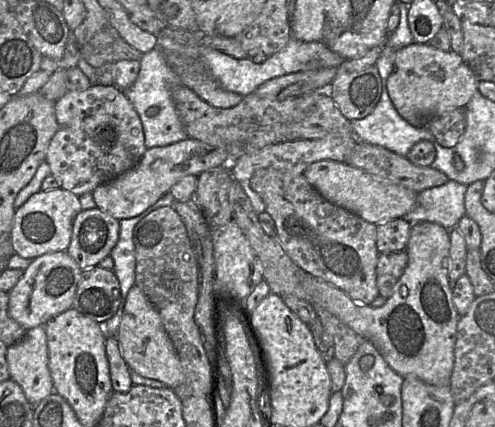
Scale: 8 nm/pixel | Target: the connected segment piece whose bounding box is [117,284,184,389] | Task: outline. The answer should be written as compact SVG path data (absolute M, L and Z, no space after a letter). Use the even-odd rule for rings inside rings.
M133 285L127 295L123 316L117 331L122 357L129 369L145 378L161 381L174 389L184 382L184 374L176 350L167 335L160 315L143 291Z

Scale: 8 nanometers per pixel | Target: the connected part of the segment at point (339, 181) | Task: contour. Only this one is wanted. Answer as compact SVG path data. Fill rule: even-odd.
M320 160L310 164L303 175L307 182L327 201L372 224L405 217L415 207L417 201L415 192L374 177L348 163Z

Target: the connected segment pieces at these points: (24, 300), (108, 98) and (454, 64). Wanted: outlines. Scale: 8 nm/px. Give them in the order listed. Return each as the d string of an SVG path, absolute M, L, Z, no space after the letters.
M67 251L48 253L33 259L8 292L9 316L27 330L45 326L50 319L72 308L82 271Z
M93 84L83 91L68 90L55 102L58 129L47 149L45 161L51 174L60 181L60 187L80 196L91 193L97 186L108 182L134 167L147 150L141 119L124 91L115 85Z
M412 43L399 49L394 55L394 68L387 80L389 97L401 117L414 127L425 127L428 121L446 112L463 108L478 91L479 80L471 68L463 61L460 54L441 51L429 43Z

